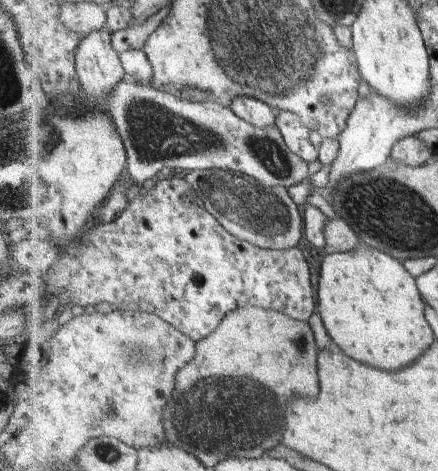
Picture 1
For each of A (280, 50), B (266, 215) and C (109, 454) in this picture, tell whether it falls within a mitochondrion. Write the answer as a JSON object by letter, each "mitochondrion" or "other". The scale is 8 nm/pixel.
{"A":"mitochondrion","B":"mitochondrion","C":"mitochondrion"}

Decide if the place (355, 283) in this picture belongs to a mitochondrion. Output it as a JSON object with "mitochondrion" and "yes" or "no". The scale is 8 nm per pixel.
{"mitochondrion":"no"}

